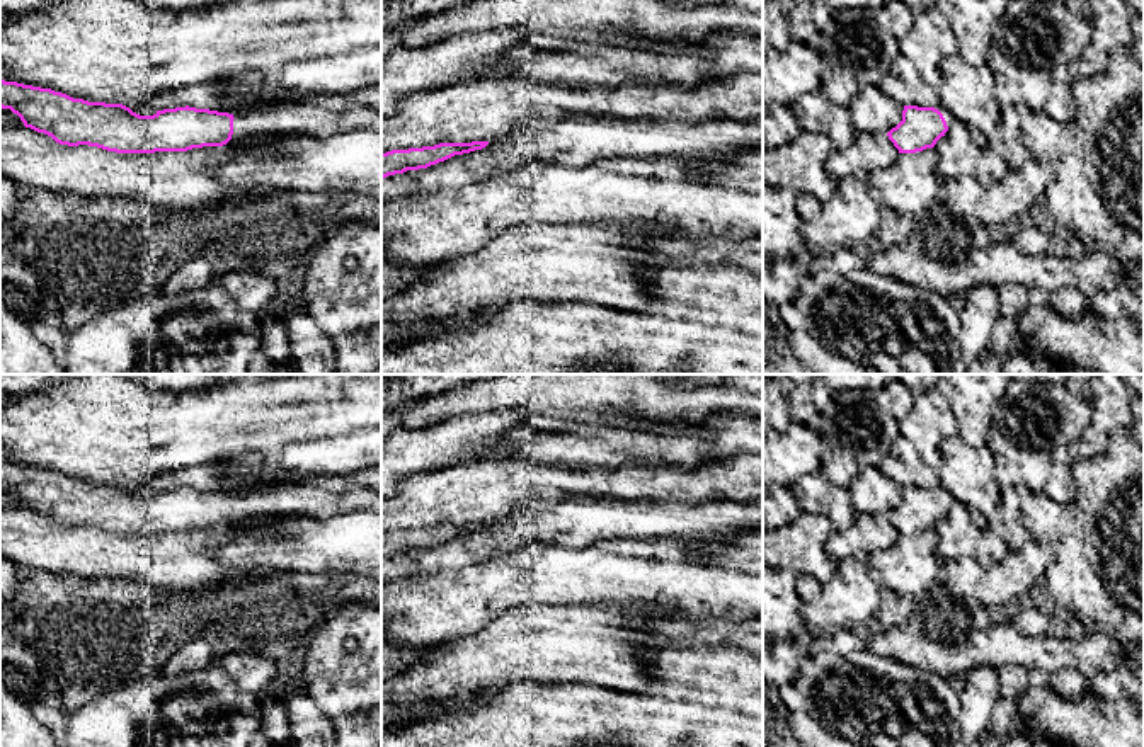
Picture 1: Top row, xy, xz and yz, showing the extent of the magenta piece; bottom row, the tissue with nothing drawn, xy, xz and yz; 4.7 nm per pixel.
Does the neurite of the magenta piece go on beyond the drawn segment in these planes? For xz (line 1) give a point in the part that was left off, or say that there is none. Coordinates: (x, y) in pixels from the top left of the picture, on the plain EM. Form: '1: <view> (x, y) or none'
1: none

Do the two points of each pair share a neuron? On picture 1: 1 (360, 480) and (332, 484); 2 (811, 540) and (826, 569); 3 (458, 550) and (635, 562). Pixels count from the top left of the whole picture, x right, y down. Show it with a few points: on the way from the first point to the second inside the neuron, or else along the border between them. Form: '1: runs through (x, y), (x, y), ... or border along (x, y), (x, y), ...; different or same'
1: runs through (353, 482), (339, 484); same
2: runs through (811, 547), (811, 553), (819, 562); same
3: border along (525, 543), (462, 569); different

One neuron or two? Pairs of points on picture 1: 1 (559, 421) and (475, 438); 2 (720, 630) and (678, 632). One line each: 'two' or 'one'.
1: one
2: one

